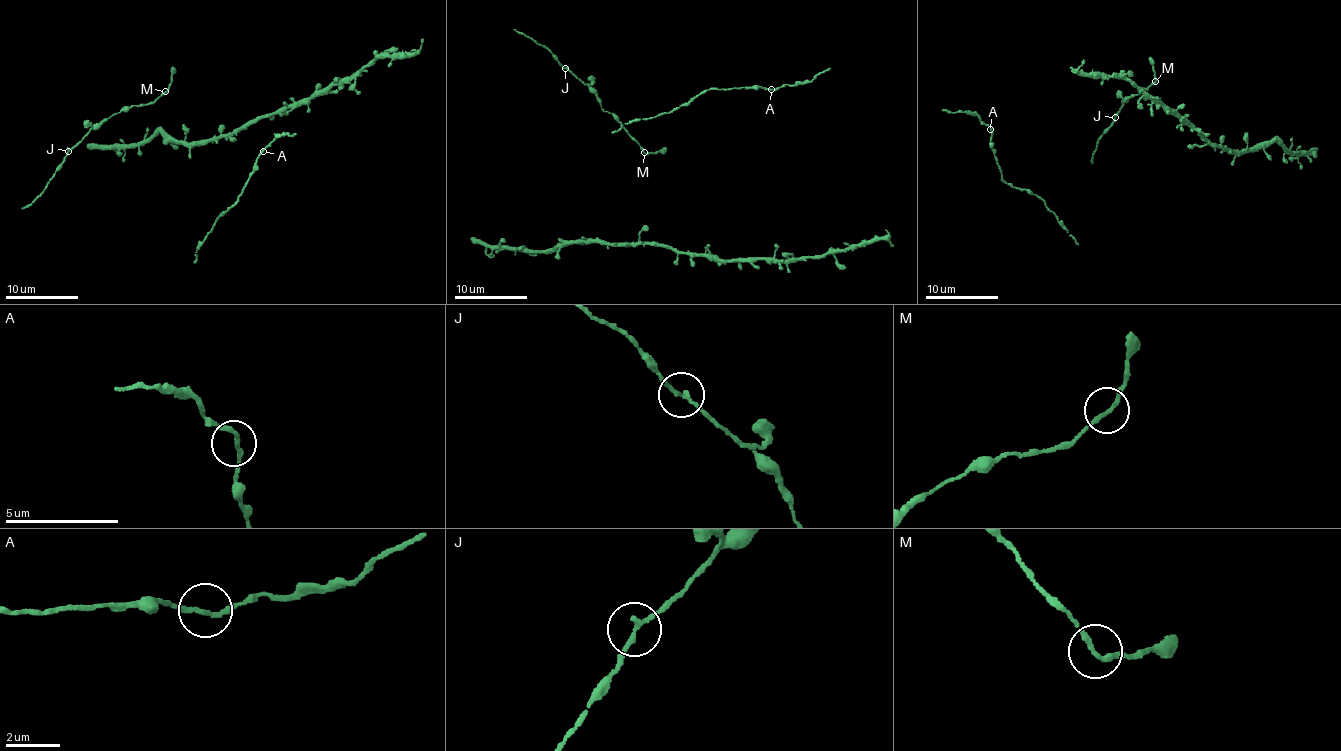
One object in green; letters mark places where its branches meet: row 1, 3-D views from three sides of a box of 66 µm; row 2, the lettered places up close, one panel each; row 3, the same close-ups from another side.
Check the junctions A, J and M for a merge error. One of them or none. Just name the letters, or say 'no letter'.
no letter

